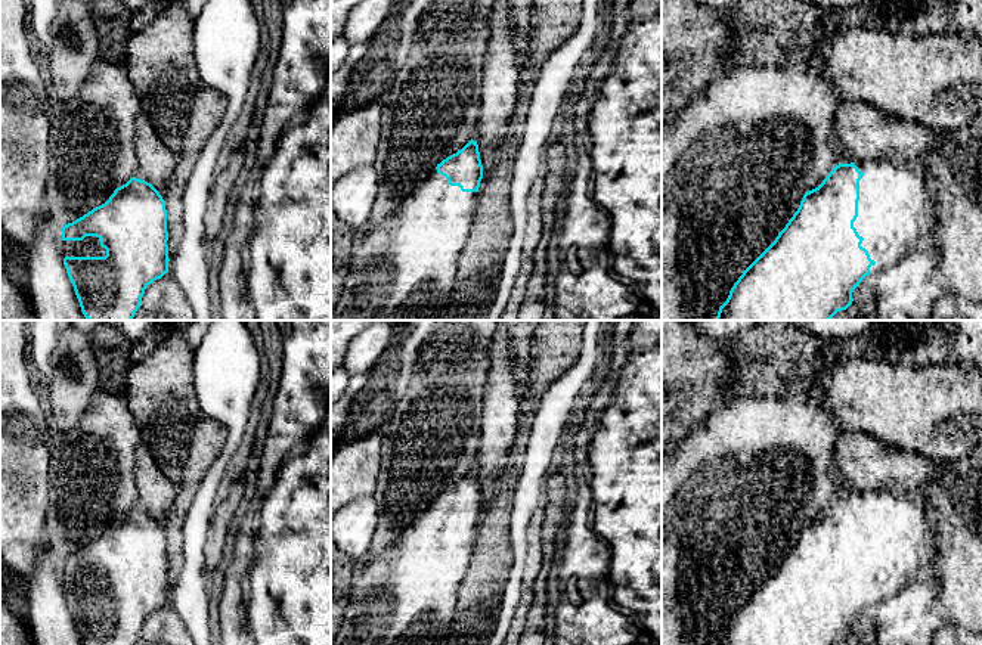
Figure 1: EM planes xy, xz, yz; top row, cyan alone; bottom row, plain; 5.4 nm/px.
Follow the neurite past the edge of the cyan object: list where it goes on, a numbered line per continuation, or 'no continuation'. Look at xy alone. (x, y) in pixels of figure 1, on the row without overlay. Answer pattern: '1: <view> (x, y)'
1: xy (90, 576)

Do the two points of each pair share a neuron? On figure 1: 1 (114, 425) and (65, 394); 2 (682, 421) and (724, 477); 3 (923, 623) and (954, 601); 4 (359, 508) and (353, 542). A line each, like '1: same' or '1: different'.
1: different
2: different
3: different
4: same

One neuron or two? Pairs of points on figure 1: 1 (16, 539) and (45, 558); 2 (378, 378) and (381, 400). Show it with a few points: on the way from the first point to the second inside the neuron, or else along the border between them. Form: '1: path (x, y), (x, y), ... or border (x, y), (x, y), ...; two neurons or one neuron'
1: border (47, 540), (36, 548), (36, 567), (25, 585); two neurons
2: path (381, 384), (381, 394); one neuron

